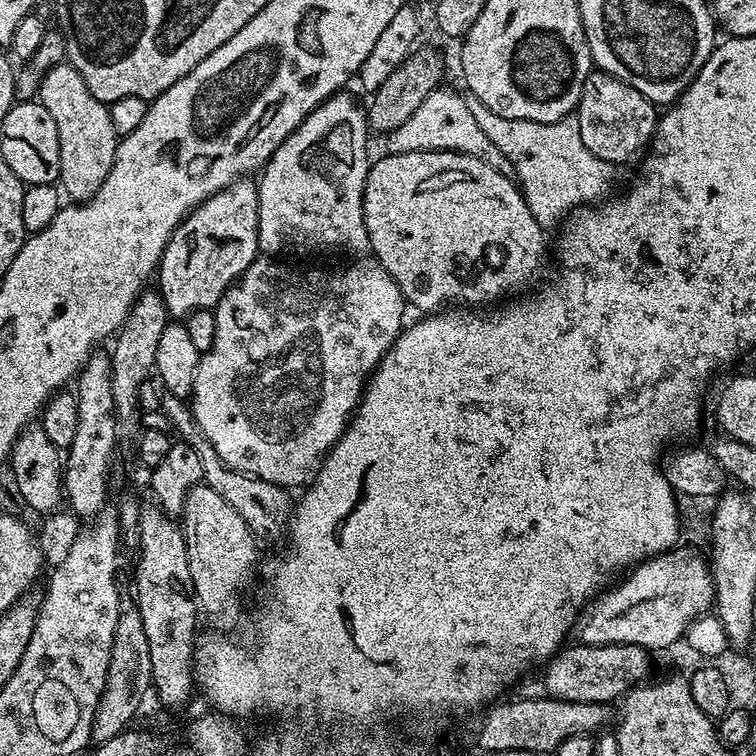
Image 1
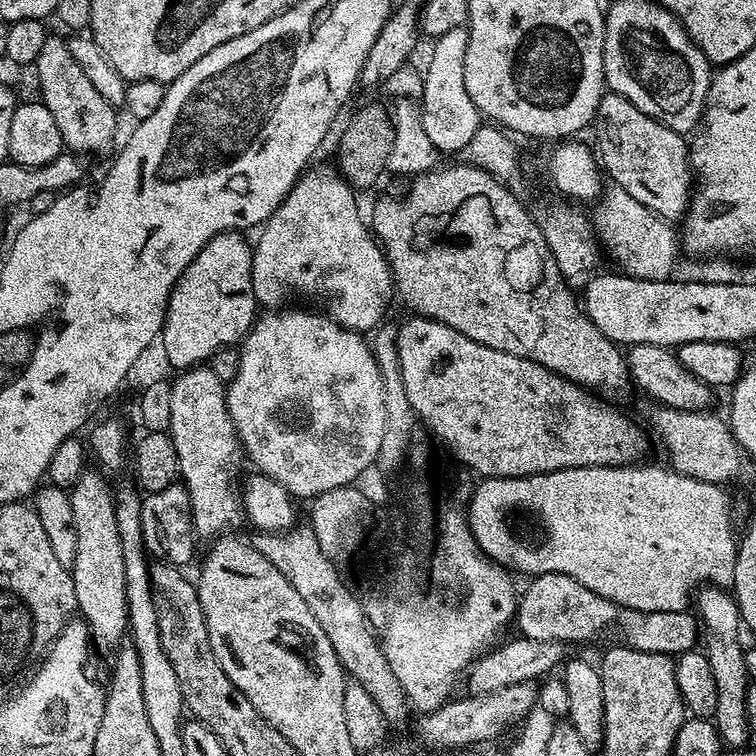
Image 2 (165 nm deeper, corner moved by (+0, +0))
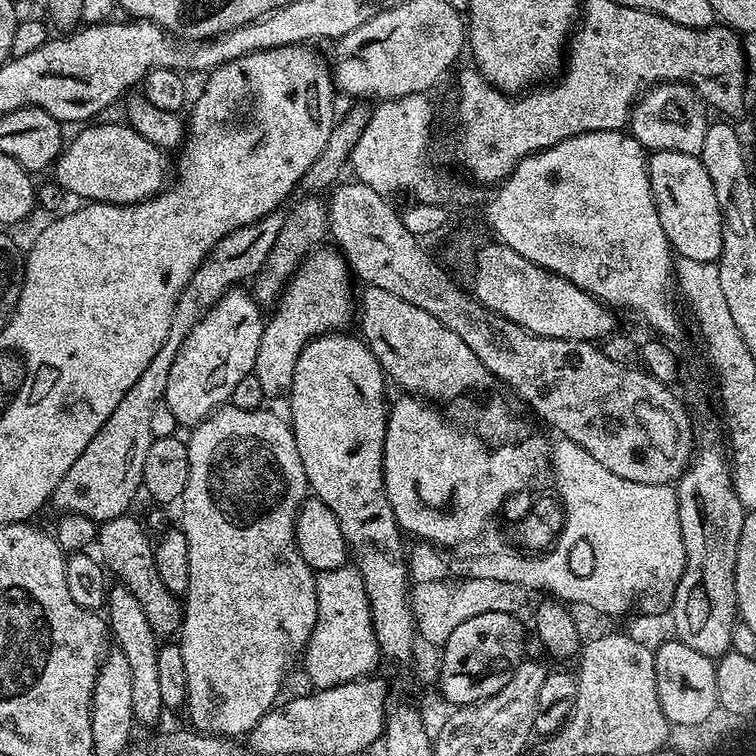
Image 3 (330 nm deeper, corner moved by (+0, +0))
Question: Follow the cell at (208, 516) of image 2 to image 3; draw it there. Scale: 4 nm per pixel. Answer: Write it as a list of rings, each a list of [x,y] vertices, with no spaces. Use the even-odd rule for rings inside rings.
[[[225,406],[217,408],[211,416],[191,429],[192,437],[187,437],[188,457],[190,458],[190,478],[184,491],[180,516],[184,519],[182,530],[186,534],[186,546],[190,546],[190,578],[186,581],[188,597],[182,600],[184,623],[178,633],[178,643],[182,650],[182,659],[186,661],[186,684],[188,703],[186,713],[192,719],[191,727],[195,731],[221,738],[244,738],[254,725],[268,712],[271,712],[280,696],[280,687],[292,668],[292,663],[305,651],[318,618],[318,598],[315,596],[317,573],[306,562],[296,545],[296,516],[309,495],[306,470],[298,454],[292,425],[287,419],[264,412],[263,407],[244,410]]]

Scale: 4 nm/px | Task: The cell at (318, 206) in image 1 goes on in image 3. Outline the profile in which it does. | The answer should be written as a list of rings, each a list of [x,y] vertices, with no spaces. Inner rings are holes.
[[[321,246],[300,261],[274,305],[276,313],[267,319],[262,330],[254,374],[269,401],[276,400],[279,396],[287,397],[291,393],[298,354],[302,354],[304,347],[315,336],[327,336],[330,332],[347,329],[351,320],[353,323],[354,280],[350,275],[350,267],[335,247],[328,247]]]

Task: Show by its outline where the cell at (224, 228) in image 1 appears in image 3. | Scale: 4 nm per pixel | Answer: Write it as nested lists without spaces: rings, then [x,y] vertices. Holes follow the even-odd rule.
[[[237,286],[223,296],[192,328],[186,342],[182,342],[182,350],[178,350],[178,358],[174,358],[170,379],[166,382],[164,403],[173,411],[177,425],[201,424],[217,408],[223,408],[231,401],[234,386],[238,386],[242,378],[253,375],[258,358],[258,342],[262,342],[262,330],[266,323],[265,314],[260,312],[263,312],[261,305],[256,303],[256,297],[251,291]]]

